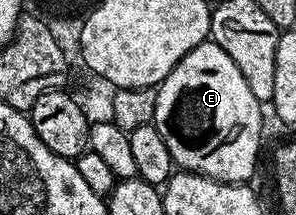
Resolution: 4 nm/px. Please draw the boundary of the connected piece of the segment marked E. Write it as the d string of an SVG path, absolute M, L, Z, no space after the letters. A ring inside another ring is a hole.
M209 40L202 42L188 56L172 68L172 72L157 87L156 112L154 125L164 136L164 144L168 144L168 152L172 152L172 160L179 171L188 174L202 174L205 178L215 178L218 182L236 182L246 184L251 181L254 169L258 166L258 149L262 146L262 110L263 103L252 96L244 76L240 76L240 68L232 64L232 56L224 52L224 48Z

